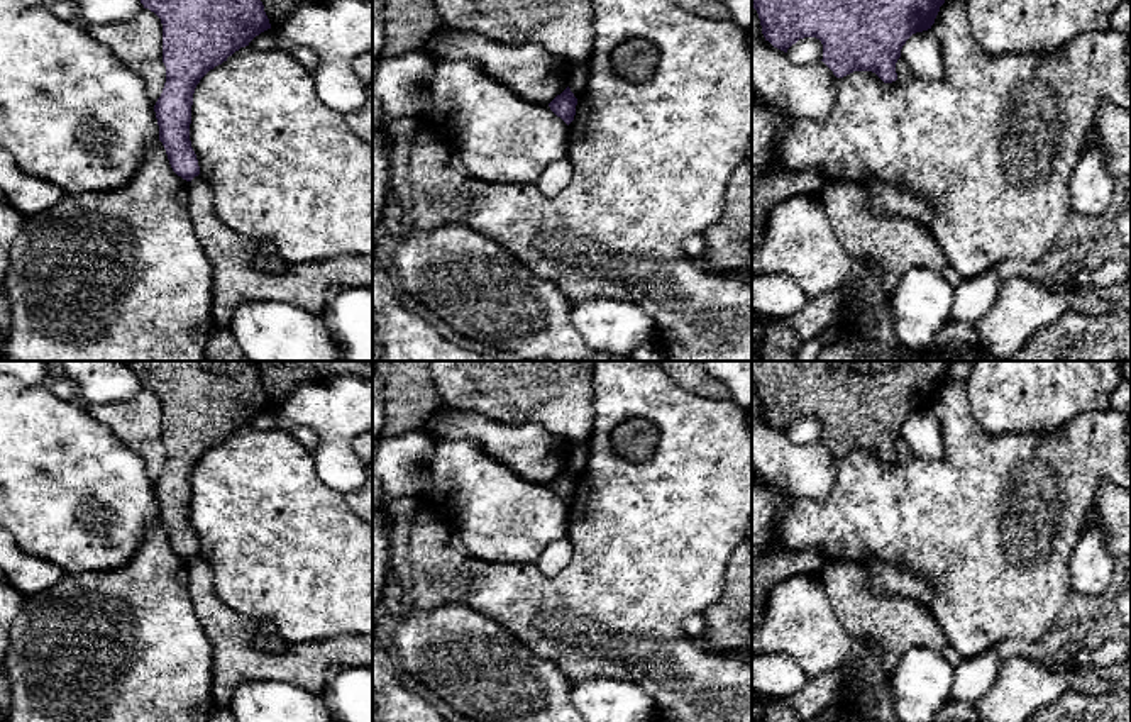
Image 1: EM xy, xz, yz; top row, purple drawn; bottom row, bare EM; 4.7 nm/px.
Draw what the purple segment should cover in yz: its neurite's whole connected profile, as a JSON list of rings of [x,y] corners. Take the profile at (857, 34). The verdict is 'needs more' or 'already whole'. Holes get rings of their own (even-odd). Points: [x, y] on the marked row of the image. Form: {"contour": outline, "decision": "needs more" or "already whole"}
{"contour": [[[752,0],[762,34],[774,47],[787,49],[804,37],[823,44],[823,63],[836,78],[872,71],[884,83],[897,80],[896,63],[906,41],[931,29],[945,0]]], "decision": "already whole"}

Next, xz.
{"contour": [[[569,86],[549,103],[550,110],[567,125],[574,120],[576,105],[577,98],[574,97]]], "decision": "already whole"}

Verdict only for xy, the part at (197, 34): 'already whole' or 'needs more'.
already whole

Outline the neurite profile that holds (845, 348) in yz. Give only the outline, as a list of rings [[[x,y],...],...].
[[[840,332],[835,344],[825,346],[818,361],[948,361],[945,354],[924,349],[914,351],[894,351],[891,354],[874,354],[860,341],[855,341],[850,334]]]

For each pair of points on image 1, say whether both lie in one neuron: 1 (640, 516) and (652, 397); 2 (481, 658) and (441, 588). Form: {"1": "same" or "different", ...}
{"1": "same", "2": "different"}

